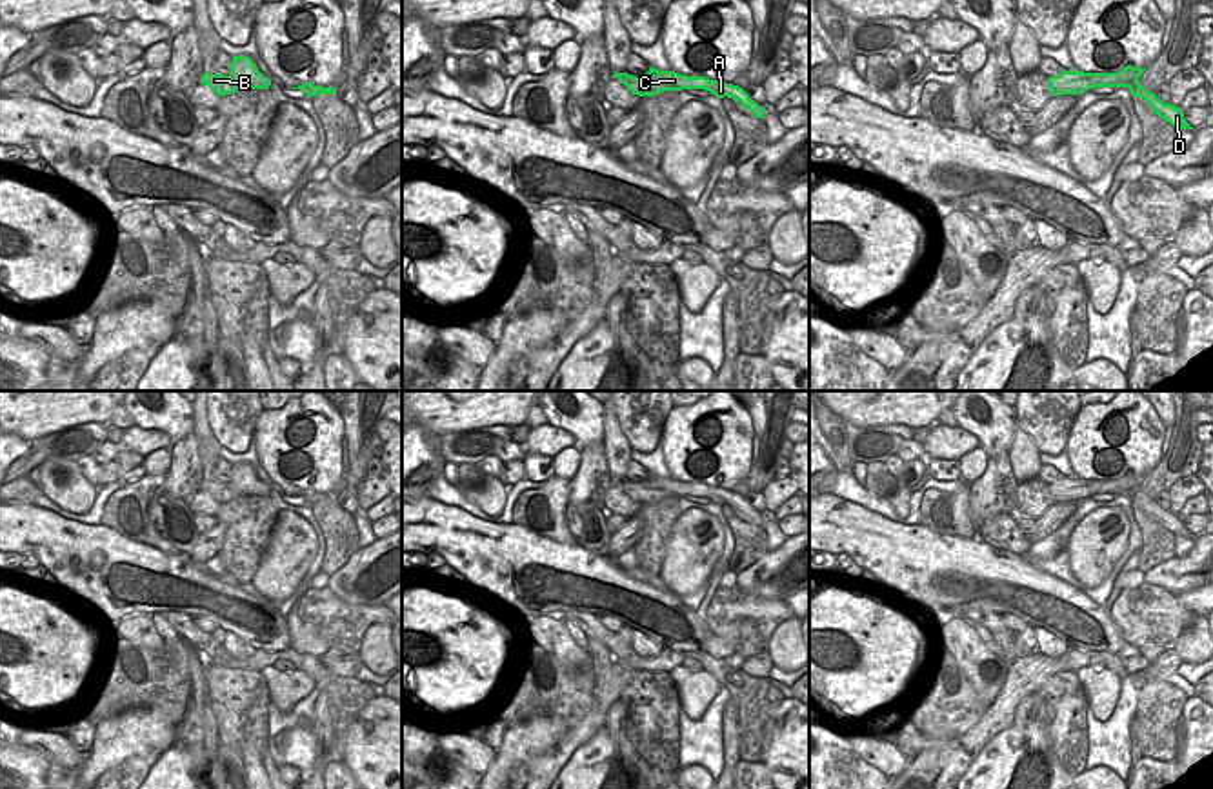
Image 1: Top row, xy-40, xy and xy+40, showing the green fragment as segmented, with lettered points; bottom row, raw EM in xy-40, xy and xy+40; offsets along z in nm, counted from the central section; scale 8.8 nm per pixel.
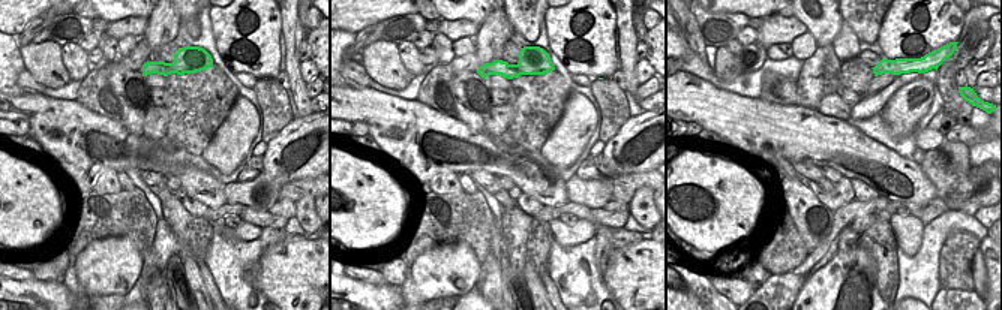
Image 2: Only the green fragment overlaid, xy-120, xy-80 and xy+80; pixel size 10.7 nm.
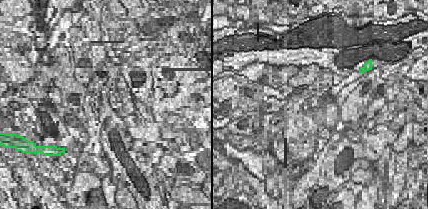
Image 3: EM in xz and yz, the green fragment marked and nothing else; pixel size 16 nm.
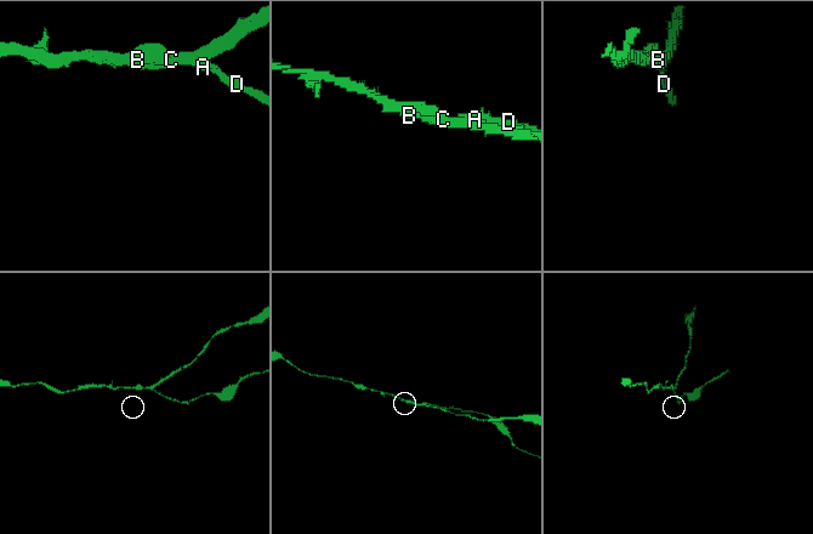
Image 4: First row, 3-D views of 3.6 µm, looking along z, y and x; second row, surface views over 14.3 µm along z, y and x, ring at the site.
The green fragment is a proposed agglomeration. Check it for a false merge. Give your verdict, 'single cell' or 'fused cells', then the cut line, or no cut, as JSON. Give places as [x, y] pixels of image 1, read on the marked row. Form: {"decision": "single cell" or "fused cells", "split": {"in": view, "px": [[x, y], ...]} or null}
{"decision": "fused cells", "split": {"in": "xy-40", "px": [[228, 77], [239, 89]]}}

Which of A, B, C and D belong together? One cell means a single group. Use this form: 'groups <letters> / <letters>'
groups A D / B C

